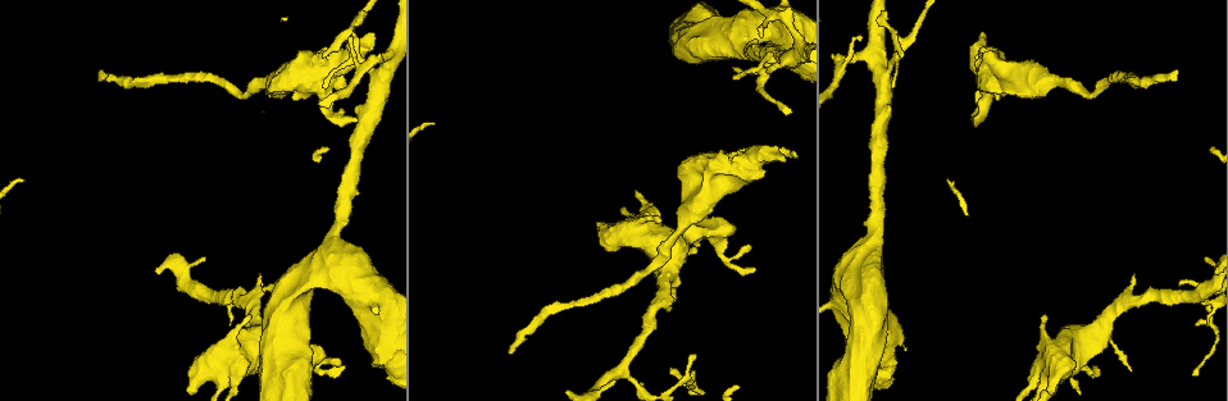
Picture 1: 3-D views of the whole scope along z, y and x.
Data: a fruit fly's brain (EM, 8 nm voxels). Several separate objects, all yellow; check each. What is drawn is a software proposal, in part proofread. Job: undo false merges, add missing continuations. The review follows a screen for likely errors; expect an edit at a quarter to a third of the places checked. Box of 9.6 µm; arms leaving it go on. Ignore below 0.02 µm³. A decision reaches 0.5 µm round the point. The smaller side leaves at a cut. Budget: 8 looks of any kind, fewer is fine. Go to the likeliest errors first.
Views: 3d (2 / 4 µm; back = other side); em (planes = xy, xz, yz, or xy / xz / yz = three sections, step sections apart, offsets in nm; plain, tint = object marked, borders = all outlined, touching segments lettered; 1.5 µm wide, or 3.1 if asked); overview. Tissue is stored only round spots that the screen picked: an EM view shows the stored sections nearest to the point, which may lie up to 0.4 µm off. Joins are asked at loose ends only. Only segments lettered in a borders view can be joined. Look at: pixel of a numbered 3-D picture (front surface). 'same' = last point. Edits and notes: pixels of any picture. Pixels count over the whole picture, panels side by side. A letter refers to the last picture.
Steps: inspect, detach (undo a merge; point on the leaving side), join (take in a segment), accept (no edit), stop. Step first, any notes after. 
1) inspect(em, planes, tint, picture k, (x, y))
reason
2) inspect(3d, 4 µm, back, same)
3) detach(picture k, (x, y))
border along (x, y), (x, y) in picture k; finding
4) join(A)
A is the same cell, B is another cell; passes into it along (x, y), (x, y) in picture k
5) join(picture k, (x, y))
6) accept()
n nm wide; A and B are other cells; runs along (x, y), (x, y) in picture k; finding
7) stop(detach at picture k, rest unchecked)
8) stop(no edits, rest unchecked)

inspect(em, planes, borders, picture 1, (509, 353))
free end

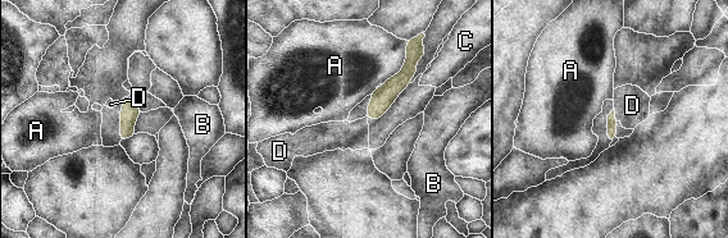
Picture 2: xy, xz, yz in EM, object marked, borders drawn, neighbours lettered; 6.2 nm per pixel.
join(D)
D is the same cell, A, B and C are other cells; passes into it along (612, 119), (614, 114), (632, 105) in picture 2; it goes on there

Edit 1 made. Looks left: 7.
inspect(overview)

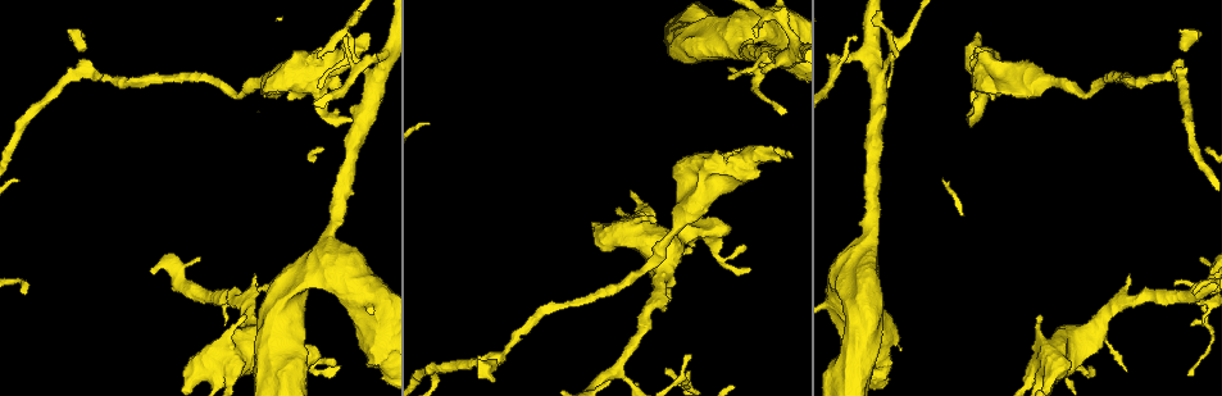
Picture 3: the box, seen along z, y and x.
inspect(em, yz, step 4, borders, picture 3, (1173, 285))
thin end

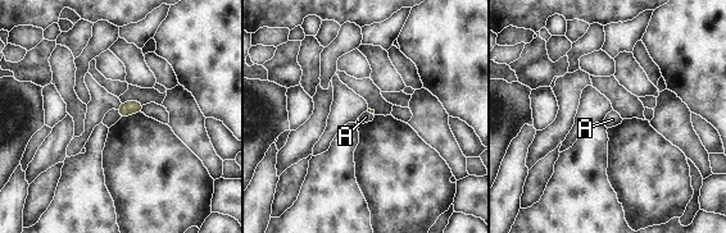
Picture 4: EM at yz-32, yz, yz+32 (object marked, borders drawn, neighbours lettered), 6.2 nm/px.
inspect(em, planes, borders, same)

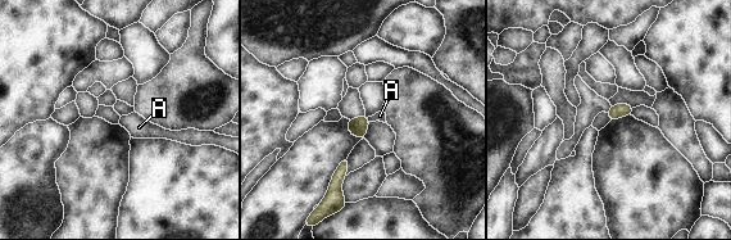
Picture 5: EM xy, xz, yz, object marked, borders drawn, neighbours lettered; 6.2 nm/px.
accept()
A is another cell; border along (367, 117), (369, 121) in picture 5; no lettered segment goes on from it

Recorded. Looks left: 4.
inspect(em, planes, borders, picture 3, (358, 15))
thin end

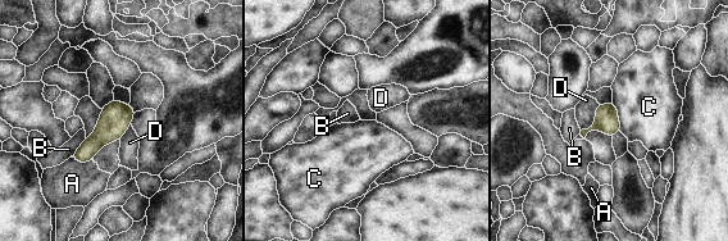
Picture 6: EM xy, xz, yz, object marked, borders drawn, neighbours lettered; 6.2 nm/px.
accept()
150 nm wide; A, B, C and D are other cells; border along (599, 104), (595, 122), (585, 139) in picture 6; none of them fits

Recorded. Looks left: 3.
inspect(3d, 2 µm, picture 3, (1202, 257))
an open end

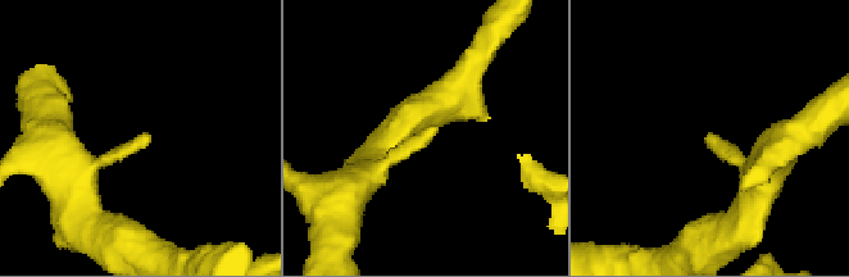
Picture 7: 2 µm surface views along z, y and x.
inspect(em, planes, borders, picture 7, (710, 136))

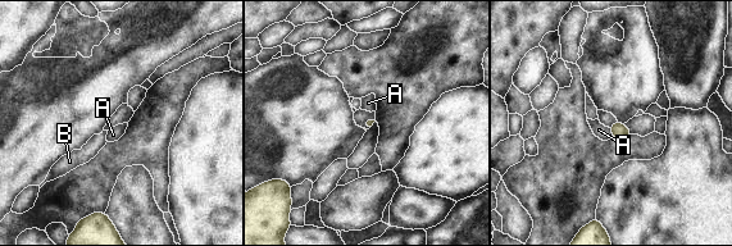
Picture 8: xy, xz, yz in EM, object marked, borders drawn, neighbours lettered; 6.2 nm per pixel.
accept()
A and B are other cells; border along (609, 128), (613, 136) in picture 8; none of them fits

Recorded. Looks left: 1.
stop(join at picture 2, rest unchecked)

